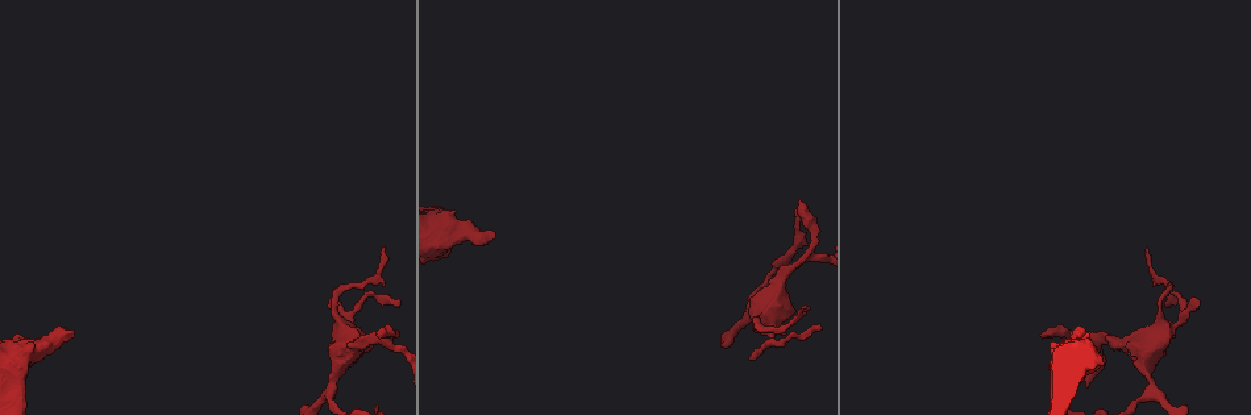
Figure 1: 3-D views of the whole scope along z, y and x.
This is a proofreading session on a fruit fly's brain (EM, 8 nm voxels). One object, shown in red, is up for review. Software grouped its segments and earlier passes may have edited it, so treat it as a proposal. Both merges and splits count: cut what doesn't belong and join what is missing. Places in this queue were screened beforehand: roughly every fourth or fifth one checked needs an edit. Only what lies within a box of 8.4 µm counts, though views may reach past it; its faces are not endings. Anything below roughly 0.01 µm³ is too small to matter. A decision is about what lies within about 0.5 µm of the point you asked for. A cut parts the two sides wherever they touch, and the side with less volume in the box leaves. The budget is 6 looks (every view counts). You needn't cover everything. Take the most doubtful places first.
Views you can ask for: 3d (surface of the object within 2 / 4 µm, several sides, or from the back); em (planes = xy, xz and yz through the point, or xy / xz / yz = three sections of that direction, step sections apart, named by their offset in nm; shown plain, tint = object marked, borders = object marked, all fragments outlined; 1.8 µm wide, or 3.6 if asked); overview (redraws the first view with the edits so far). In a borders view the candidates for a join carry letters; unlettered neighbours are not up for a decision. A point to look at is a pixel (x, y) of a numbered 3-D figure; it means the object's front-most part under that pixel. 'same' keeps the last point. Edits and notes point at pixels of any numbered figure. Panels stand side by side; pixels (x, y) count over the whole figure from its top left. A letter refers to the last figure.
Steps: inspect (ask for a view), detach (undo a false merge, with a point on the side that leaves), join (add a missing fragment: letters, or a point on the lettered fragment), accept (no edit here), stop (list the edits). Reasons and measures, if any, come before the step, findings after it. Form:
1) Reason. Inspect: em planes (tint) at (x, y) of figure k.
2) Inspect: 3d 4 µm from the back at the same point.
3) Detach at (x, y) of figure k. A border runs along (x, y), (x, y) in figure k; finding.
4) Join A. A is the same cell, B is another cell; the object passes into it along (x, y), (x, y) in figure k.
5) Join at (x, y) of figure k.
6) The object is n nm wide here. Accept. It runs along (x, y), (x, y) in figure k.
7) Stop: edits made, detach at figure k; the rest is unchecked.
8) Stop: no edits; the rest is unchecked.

Free end. Inspect: em xy step 16 (borders) at (493, 235) of figure 1.

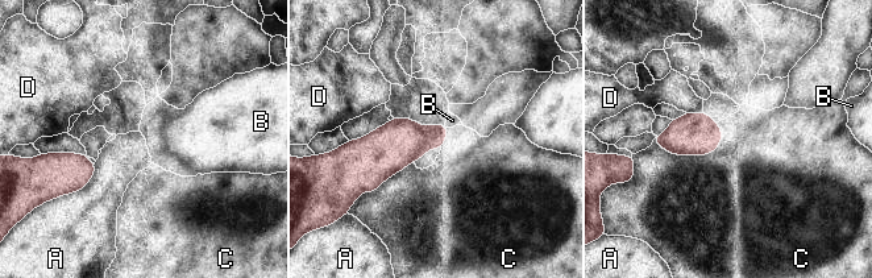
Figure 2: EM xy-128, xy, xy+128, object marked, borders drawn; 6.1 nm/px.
Cut it another way. Inspect: em planes (borders) at the same point.

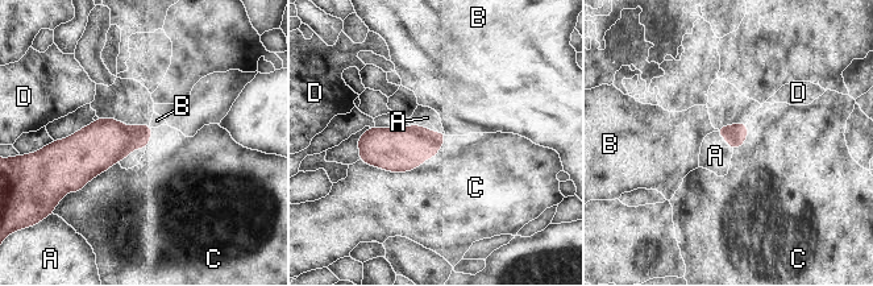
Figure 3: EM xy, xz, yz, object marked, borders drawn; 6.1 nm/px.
The longest contact is with C, 550 nm. Accept. A, B, C and D are other cells; none of them fits.

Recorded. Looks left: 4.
Thin end. Inspect: 3d 4 µm at (382, 249) of figure 1.

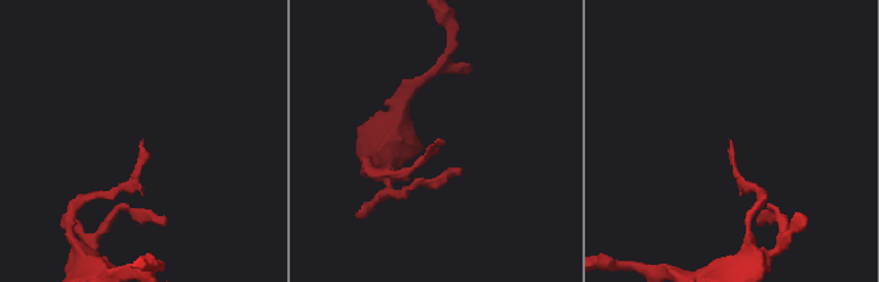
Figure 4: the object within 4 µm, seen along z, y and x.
Now the EM. Inspect: em planes (borders) at (436, 144) of figure 4.

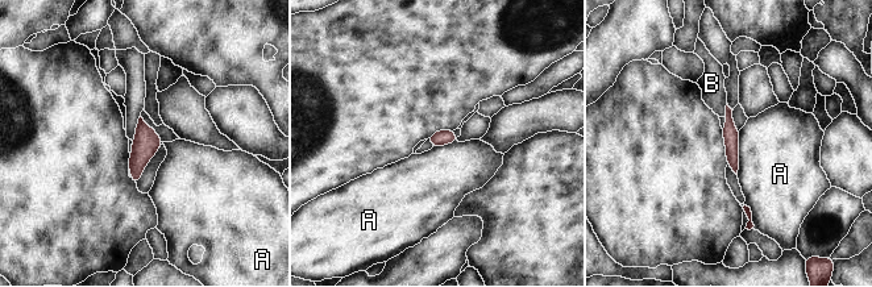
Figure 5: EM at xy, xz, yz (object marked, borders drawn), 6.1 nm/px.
Join B. B is the same cell, A is another cell; the object passes into it along (731, 134), (726, 111), (711, 83) in figure 5; the neuron continues.

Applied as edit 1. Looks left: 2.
Tapers out. Inspect: 3d 4 µm at (800, 200) of figure 1.

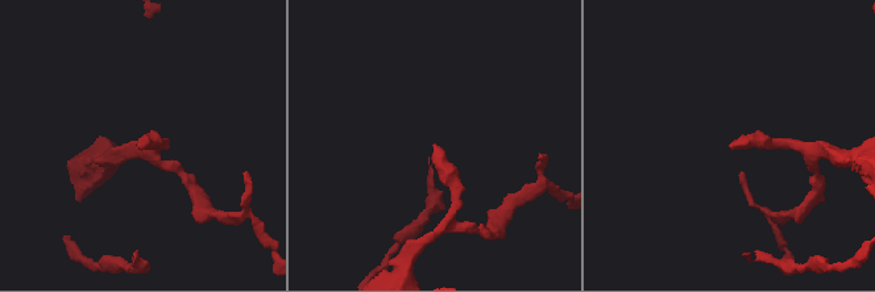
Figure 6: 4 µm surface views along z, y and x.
Inspect: em planes (borders) at (732, 149) of figure 6.

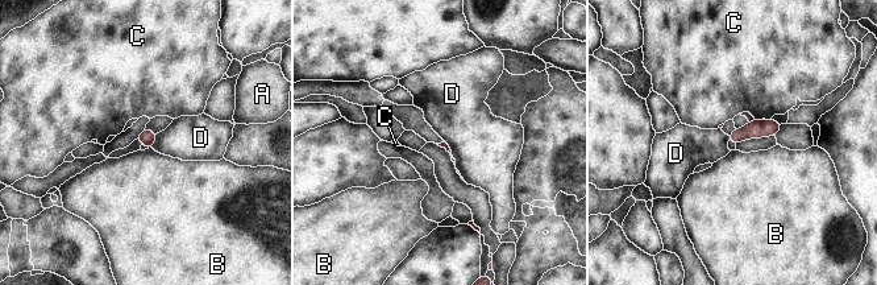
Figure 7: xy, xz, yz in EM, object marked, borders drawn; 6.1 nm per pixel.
Accept. A, B, C and D are other cells; a border runs along (157, 133), (150, 147) in figure 7; none of them fits.

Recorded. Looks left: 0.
Stop: edits made, join at figure 5; the rest is unchecked.

